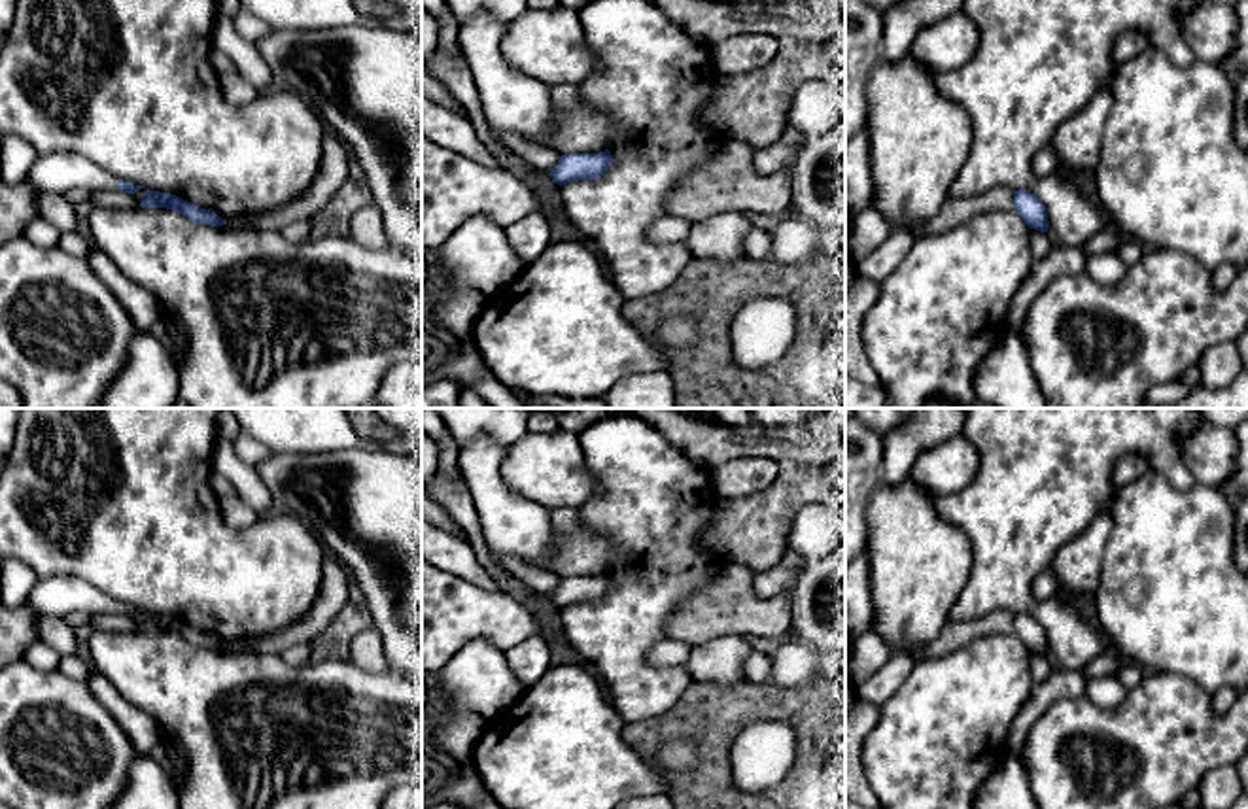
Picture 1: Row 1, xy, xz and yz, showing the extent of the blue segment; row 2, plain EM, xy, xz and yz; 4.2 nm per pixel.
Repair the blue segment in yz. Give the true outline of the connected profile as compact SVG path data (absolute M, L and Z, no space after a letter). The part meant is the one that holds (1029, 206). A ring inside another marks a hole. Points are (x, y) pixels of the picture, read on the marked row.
M1027 189L1014 191L1014 208L1025 219L1025 225L1029 229L1048 232L1049 227L1048 212L1042 200L1034 193Z

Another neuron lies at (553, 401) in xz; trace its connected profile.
M514 391L522 403L539 403L541 408L609 408L603 399L562 399L556 395L550 397L531 397L524 391Z

